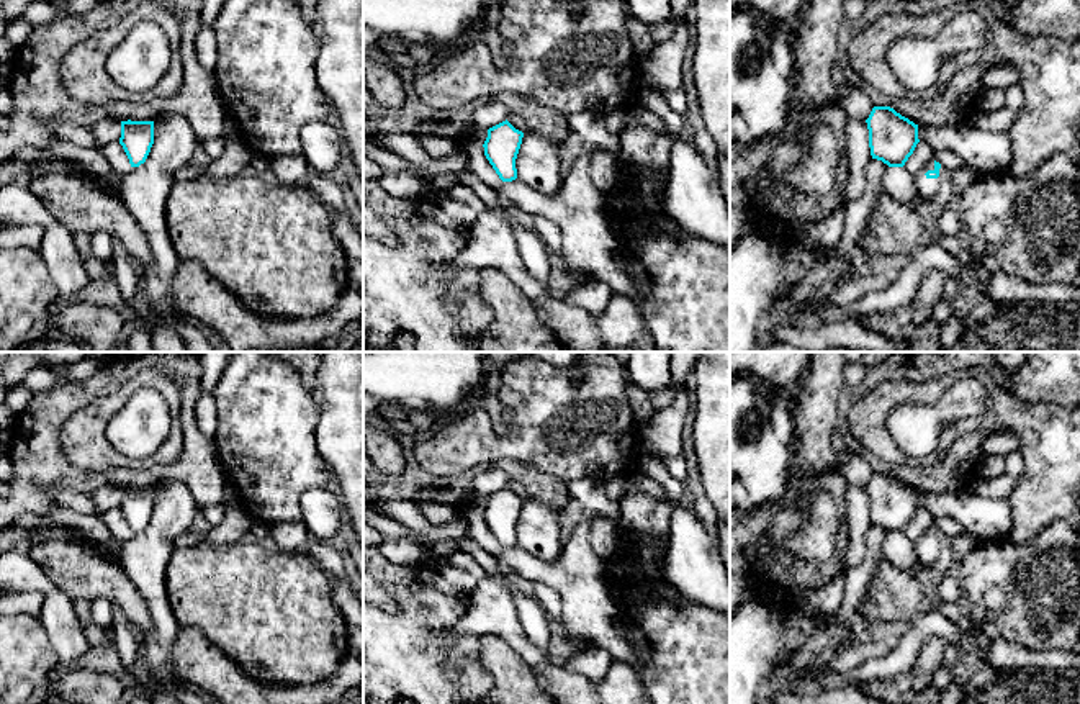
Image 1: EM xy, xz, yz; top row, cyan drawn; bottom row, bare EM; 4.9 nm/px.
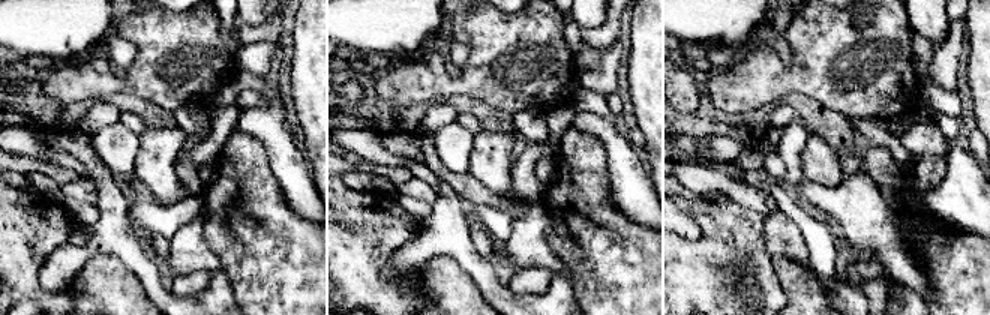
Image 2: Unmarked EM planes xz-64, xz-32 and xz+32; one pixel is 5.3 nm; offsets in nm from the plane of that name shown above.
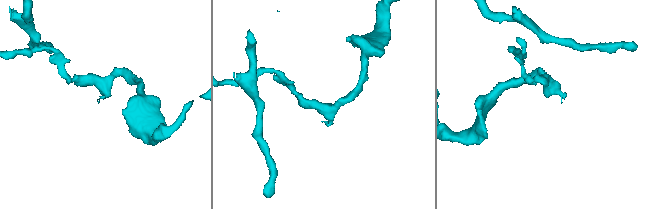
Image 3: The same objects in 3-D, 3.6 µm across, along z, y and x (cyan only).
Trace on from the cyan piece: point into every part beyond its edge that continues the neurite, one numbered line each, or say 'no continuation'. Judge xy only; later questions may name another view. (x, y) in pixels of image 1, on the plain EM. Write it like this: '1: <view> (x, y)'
no continuation

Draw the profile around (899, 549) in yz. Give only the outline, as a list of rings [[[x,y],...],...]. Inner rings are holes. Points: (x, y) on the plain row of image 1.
[[[889,534],[882,542],[880,557],[918,578],[928,568],[916,555],[915,540],[905,534]]]

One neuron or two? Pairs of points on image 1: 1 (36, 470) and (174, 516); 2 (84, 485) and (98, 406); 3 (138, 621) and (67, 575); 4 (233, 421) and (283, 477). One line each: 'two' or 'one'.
1: two
2: two
3: one
4: one

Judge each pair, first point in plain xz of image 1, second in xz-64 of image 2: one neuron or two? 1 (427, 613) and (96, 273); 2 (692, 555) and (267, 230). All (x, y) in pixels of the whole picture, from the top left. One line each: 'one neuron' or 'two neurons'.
1: two neurons
2: two neurons

